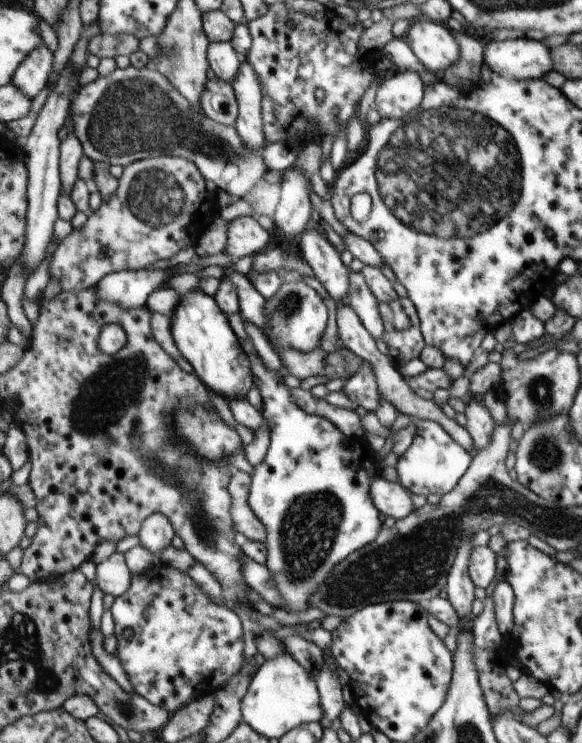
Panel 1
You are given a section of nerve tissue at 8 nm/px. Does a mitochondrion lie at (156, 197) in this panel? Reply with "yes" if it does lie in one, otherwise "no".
yes

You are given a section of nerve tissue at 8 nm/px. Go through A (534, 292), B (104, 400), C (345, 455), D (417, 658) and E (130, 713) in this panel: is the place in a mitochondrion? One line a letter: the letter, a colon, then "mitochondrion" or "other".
A: other
B: mitochondrion
C: other
D: other
E: mitochondrion

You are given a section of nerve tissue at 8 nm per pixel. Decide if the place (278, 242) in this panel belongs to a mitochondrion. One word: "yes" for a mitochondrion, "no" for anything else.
no

